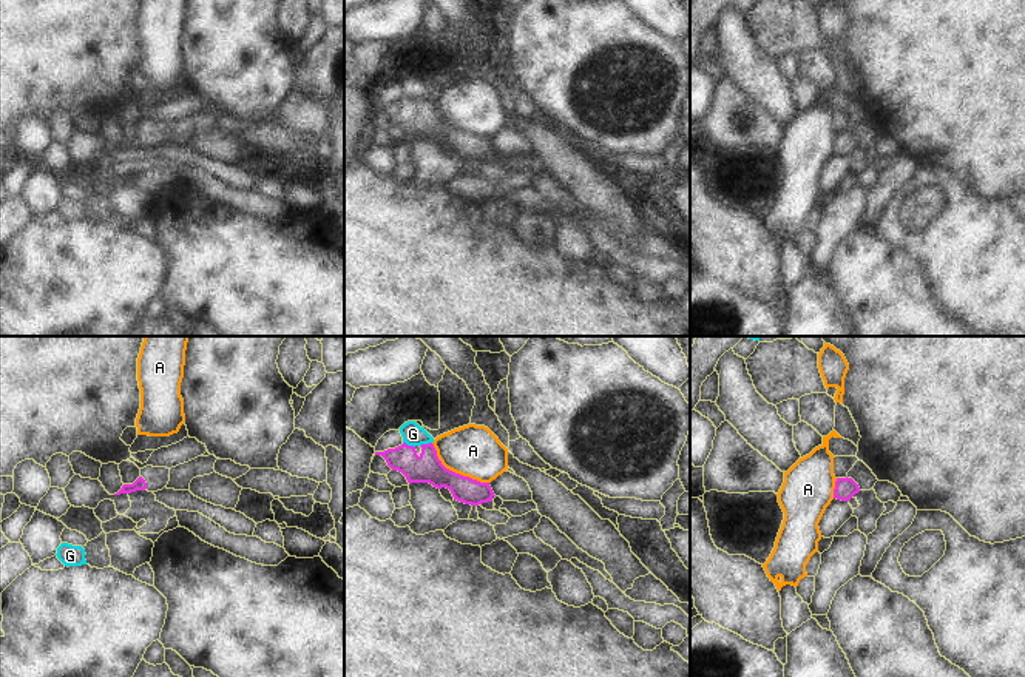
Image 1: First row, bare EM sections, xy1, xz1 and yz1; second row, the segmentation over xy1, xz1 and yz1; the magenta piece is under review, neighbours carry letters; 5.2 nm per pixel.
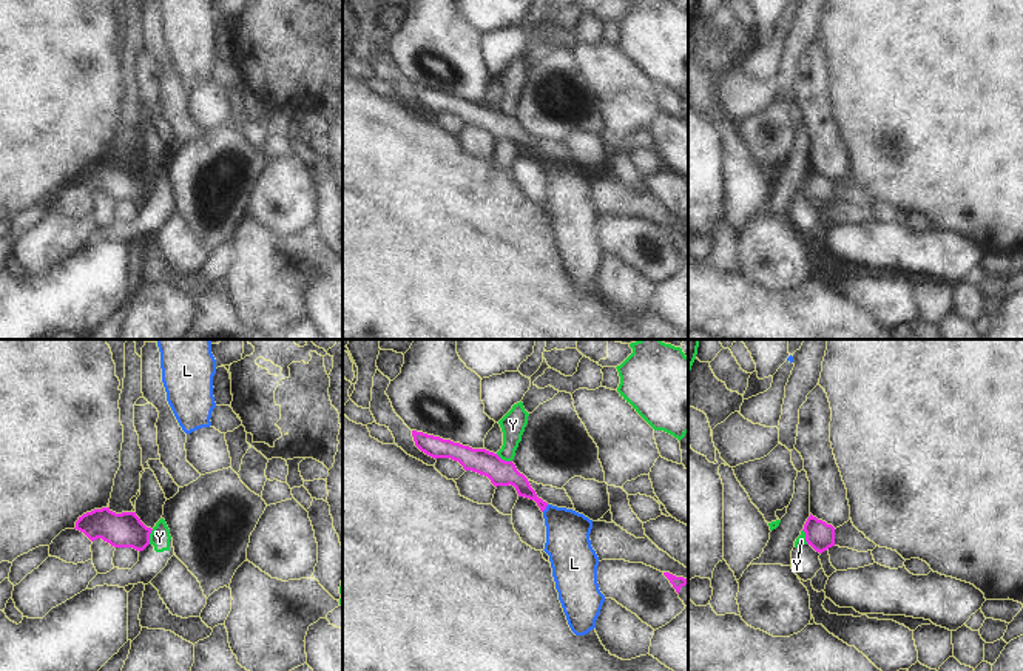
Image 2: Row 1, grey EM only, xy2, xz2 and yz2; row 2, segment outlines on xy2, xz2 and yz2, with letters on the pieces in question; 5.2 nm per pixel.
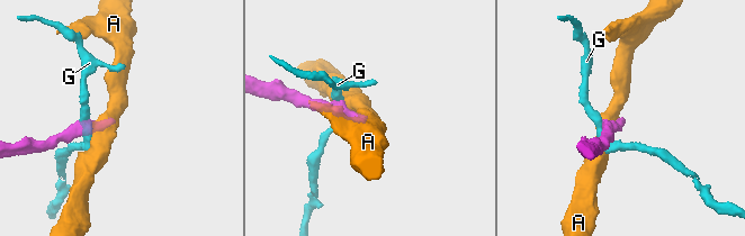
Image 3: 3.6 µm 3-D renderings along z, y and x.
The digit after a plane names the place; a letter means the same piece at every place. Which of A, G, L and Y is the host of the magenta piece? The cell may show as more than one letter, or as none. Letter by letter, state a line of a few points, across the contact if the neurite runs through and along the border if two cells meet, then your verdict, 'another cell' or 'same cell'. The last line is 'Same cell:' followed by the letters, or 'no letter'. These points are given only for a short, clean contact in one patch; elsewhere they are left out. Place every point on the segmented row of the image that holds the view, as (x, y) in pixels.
A: xz1 (431, 443), (437, 458), (446, 468), (488, 483) | another cell
G: xz1 (403, 441), (414, 447) | another cell
L: xz2 (548, 505), (542, 511) | another cell
Y: xz2 (496, 454), (511, 461) | another cell
Same cell: no letter

